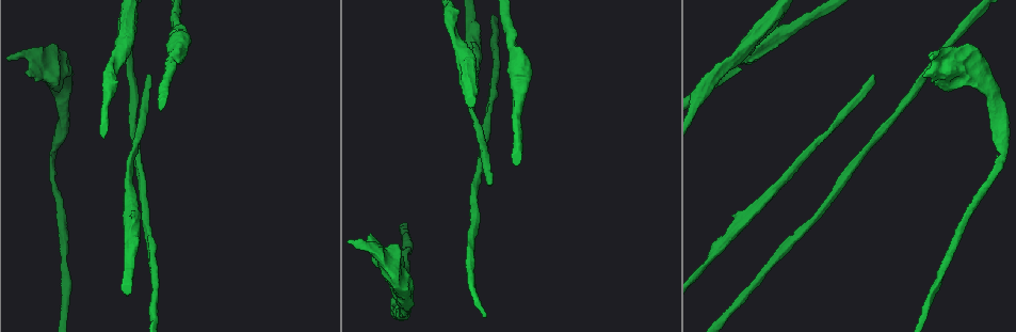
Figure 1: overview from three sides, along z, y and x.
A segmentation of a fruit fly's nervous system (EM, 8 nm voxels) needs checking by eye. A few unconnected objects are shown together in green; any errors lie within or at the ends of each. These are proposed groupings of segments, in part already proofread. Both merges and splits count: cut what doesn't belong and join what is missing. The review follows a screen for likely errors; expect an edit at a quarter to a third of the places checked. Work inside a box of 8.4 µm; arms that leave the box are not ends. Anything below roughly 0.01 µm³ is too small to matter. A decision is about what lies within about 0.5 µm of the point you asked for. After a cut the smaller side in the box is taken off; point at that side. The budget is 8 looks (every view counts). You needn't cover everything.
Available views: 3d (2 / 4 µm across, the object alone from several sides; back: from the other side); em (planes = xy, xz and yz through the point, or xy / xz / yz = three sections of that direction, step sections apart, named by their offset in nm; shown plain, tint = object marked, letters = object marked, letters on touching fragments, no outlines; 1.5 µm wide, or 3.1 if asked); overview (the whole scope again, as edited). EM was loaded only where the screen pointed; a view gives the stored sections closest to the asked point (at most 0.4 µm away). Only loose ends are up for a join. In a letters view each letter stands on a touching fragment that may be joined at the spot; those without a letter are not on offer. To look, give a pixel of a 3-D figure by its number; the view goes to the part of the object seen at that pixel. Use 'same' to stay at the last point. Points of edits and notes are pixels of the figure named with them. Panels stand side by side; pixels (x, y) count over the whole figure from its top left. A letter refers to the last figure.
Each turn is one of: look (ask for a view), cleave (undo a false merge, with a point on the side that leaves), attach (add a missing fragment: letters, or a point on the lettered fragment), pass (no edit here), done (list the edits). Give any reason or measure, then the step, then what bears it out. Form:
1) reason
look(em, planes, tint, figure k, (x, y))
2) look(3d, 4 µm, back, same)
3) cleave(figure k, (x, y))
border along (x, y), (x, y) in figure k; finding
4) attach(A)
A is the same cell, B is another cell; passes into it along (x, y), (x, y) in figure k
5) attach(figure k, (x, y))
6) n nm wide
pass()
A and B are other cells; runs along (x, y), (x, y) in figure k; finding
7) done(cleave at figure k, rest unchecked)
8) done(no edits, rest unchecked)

an open end
look(em, xz, step 8, letters, figure 1, (57, 49))

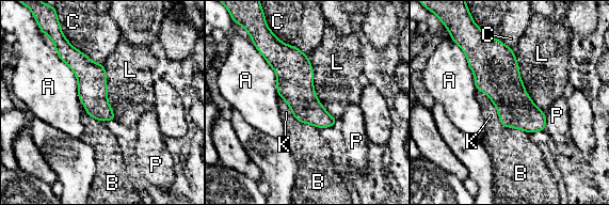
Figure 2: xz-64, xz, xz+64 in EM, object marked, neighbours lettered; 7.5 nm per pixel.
another direction
look(em, planes, letters, same)

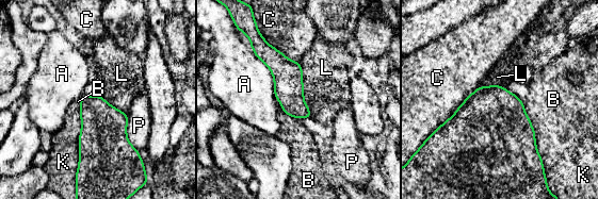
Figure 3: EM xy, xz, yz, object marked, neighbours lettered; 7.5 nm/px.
pass()
A, B, C, K, L and P are other cells; runs along (258, 40), (307, 115) in figure 3; no lettered fragment goes on from it

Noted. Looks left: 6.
sudden change in width
look(3d, 4 µm, figure 1, (170, 60))

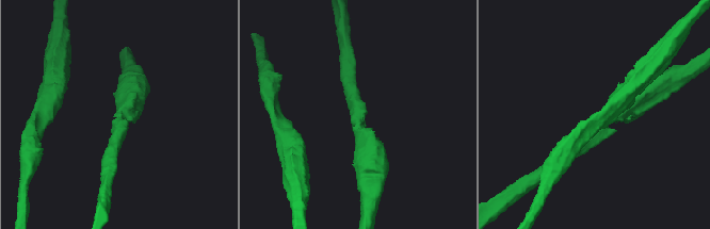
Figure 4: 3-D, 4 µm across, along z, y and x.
shape alone is not enough
look(em, xz, step 8, tint, figure 4, (124, 119))

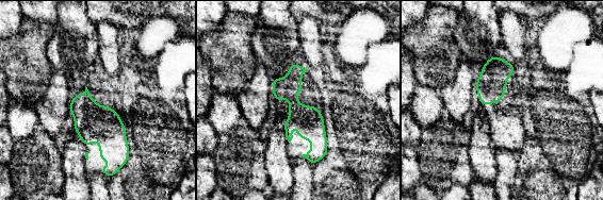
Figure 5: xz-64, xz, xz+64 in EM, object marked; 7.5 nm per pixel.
look(em, planes, letters, same)

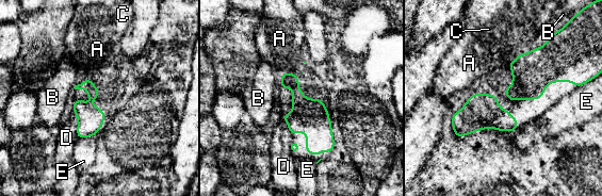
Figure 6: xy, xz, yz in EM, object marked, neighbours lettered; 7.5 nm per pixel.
pass()
A, B, C, D and E are other cells; border along (287, 71), (279, 76), (280, 87) in figure 6; all the same neuron

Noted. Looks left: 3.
look(em, xy, step 4, letters, figure 1, (785, 182))

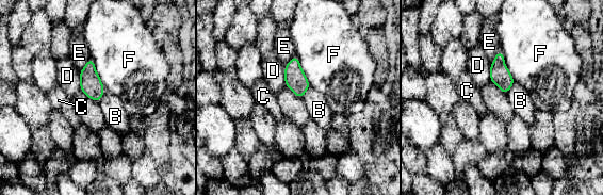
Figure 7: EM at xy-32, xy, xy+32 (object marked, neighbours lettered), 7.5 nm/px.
look(em, planes, letters, same)

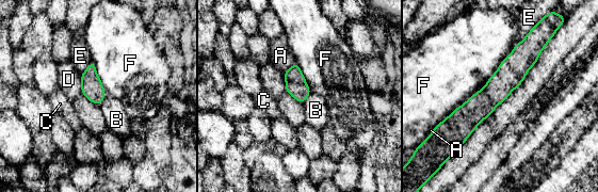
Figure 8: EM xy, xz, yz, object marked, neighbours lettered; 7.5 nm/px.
F touches over 900 nm
pass()
A, B, C, D, E and F are other cells; border along (310, 92), (303, 104) in figure 8; continuous, no second neuron

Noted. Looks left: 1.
done(no edits, rest unchecked)

